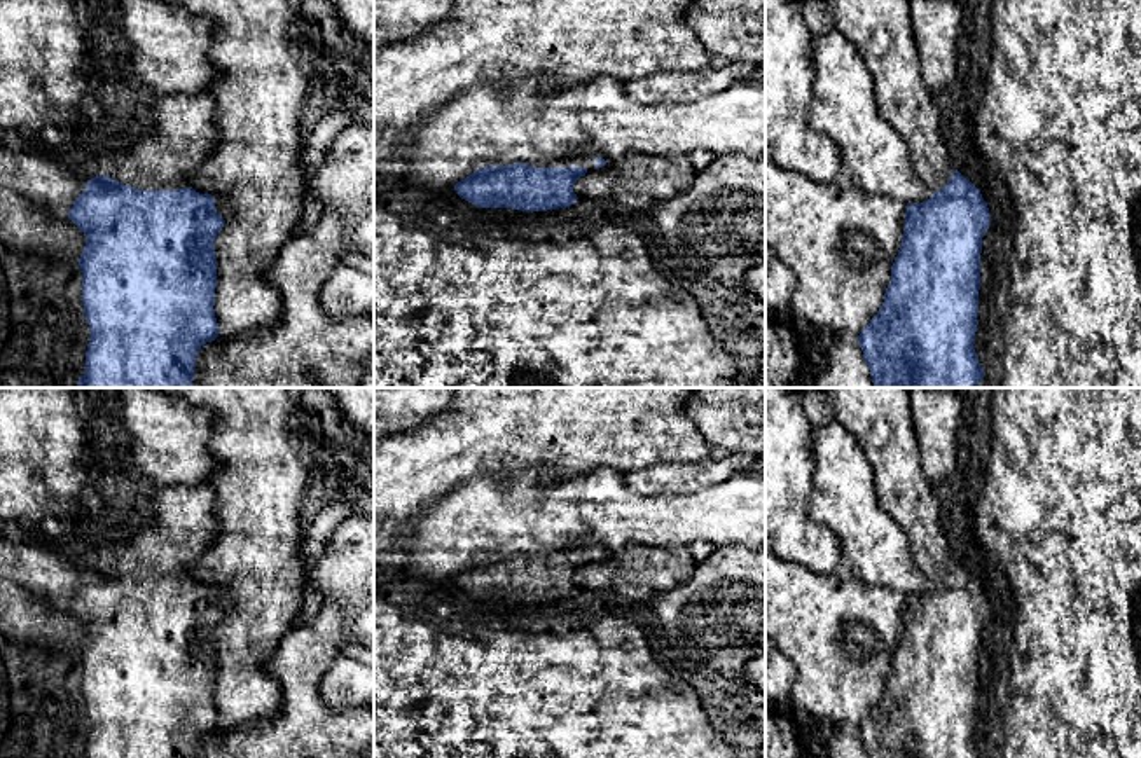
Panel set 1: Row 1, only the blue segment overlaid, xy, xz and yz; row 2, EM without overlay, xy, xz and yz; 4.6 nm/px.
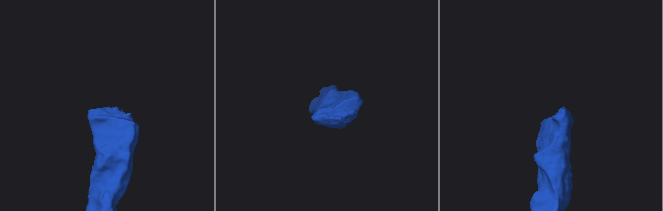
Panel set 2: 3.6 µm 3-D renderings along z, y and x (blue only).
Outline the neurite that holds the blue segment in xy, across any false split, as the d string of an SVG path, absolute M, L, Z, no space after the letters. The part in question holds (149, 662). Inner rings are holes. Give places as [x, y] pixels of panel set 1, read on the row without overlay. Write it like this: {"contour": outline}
{"contour": "M210 482L197 486L163 486L154 505L154 513L145 527L142 527L131 540L115 545L112 550L100 555L108 557L107 568L94 568L87 571L84 583L73 592L68 610L84 624L86 637L79 650L82 664L82 697L91 728L86 742L86 758L196 758L199 741L218 728L218 714L215 709L215 679L217 679L217 648L215 629L222 622L225 611L217 604L215 587L199 585L190 576L190 555L210 547L217 534L215 520L215 491Z"}

